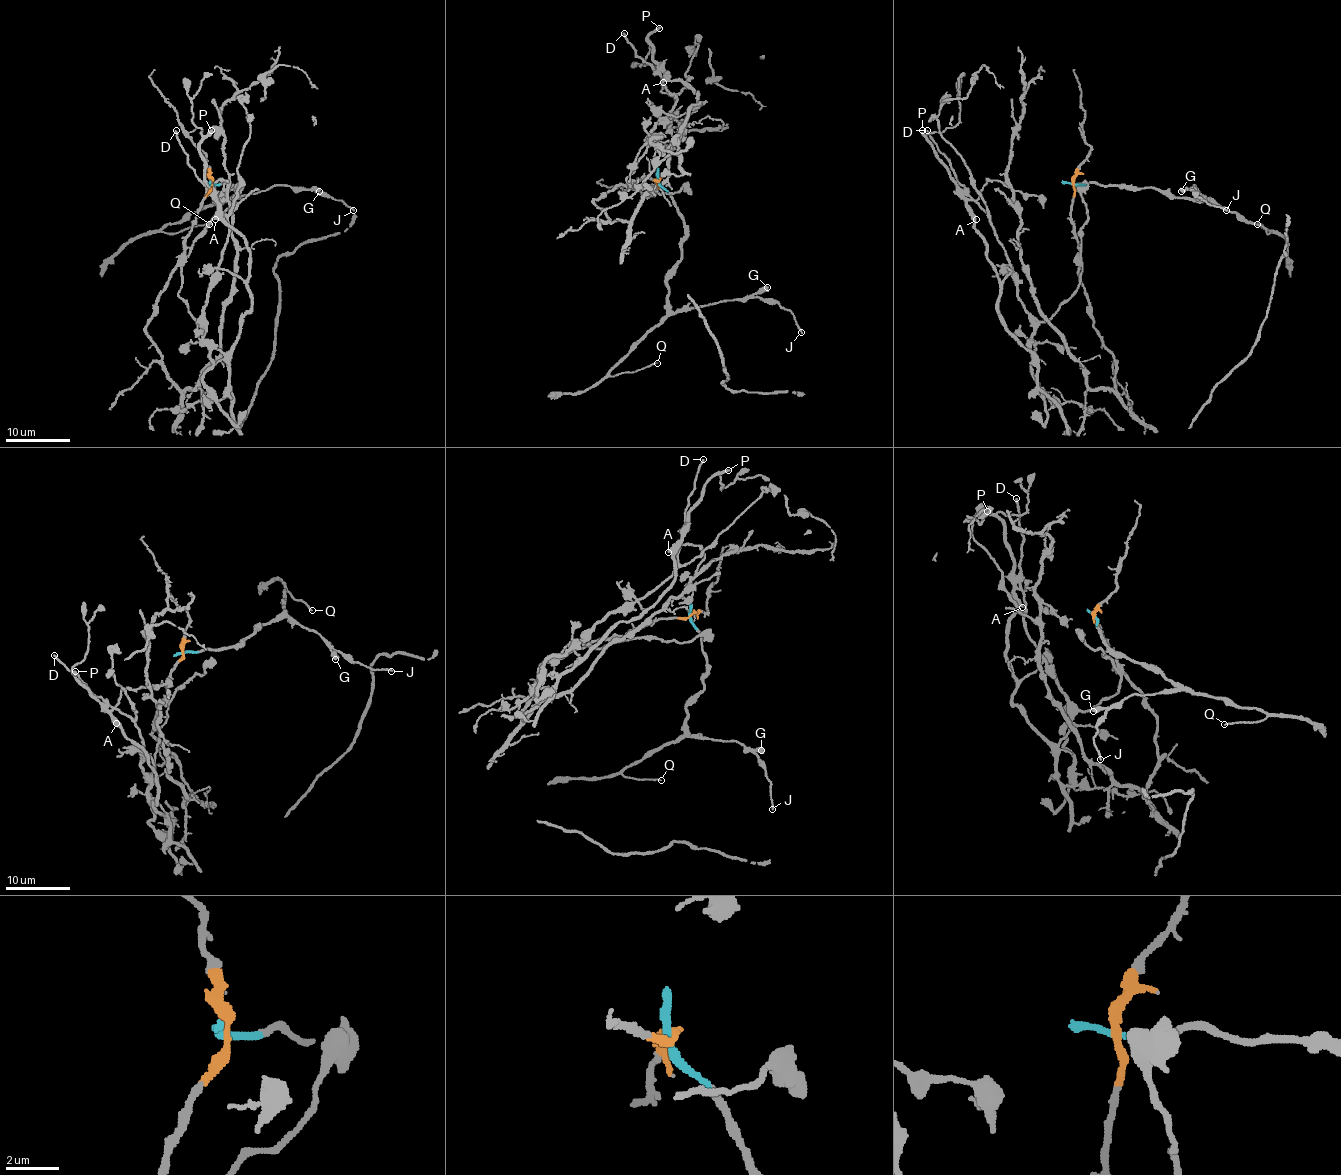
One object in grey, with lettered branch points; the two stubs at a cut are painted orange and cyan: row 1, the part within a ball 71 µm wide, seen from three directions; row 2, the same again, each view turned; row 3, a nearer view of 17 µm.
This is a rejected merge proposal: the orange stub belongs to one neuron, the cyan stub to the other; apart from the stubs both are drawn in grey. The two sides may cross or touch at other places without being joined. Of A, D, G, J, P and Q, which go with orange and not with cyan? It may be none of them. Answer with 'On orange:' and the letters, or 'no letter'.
On orange: A, D, P

